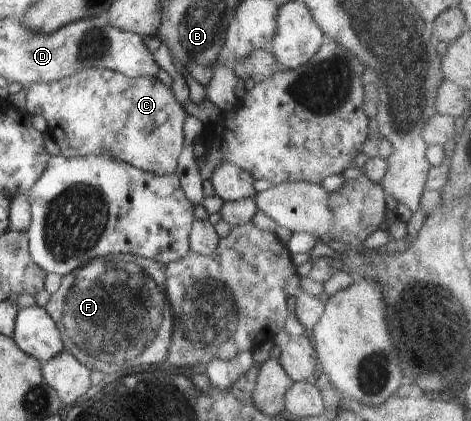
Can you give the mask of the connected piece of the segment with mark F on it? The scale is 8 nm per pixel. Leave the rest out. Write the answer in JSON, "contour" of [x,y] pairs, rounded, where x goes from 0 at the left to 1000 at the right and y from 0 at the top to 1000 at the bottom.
{"contour":[[[257,601],[202,615],[132,656],[125,686],[106,701],[96,734],[130,793],[134,829],[189,881],[214,881],[223,891],[253,876],[350,860],[367,786],[367,739],[350,682],[350,632],[329,618]]]}

